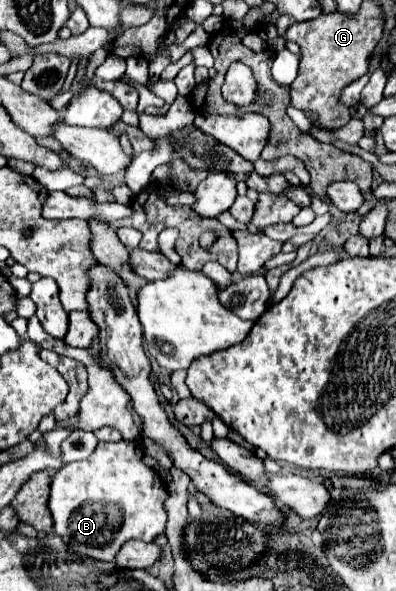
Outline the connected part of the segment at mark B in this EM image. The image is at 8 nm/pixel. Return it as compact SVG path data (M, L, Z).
M100 441L96 451L84 459L66 463L52 479L48 509L54 521L54 535L62 537L62 541L78 555L96 559L96 561L114 561L120 547L130 539L140 541L154 541L166 527L166 511L162 507L164 499L168 497L166 485L162 477L142 463L142 449L130 441L118 443L104 443Z

